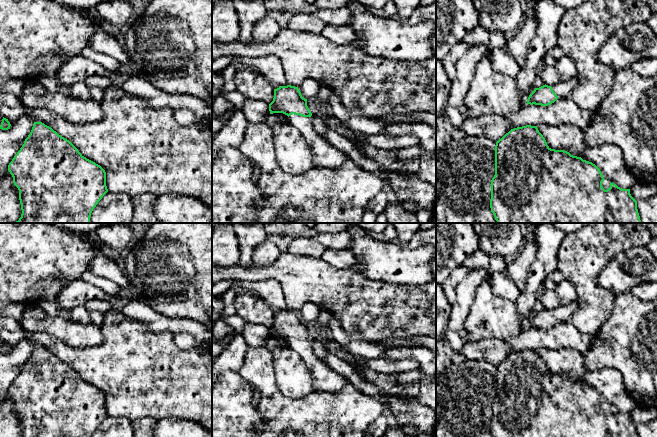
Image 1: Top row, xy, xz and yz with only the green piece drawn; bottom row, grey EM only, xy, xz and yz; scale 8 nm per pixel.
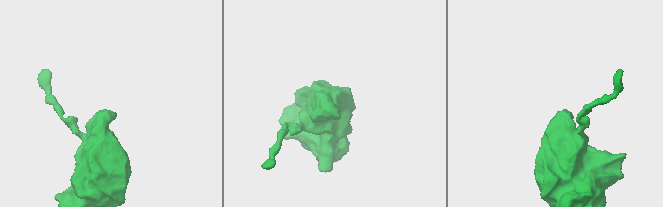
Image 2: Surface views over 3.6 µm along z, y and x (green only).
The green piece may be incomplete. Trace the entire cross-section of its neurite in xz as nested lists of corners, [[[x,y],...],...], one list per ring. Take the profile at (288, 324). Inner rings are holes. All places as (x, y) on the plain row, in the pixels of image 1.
[[[287,309],[274,313],[273,325],[269,328],[270,338],[283,337],[288,340],[289,348],[299,354],[310,371],[313,390],[317,393],[335,394],[349,382],[320,360],[312,349],[312,337],[298,311]]]

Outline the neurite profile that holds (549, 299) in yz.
[[[546,290],[542,296],[537,295],[537,299],[540,300],[548,310],[553,310],[561,306],[554,290]]]

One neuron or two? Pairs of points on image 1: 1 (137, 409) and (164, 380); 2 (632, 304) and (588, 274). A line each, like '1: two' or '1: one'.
1: one
2: two

